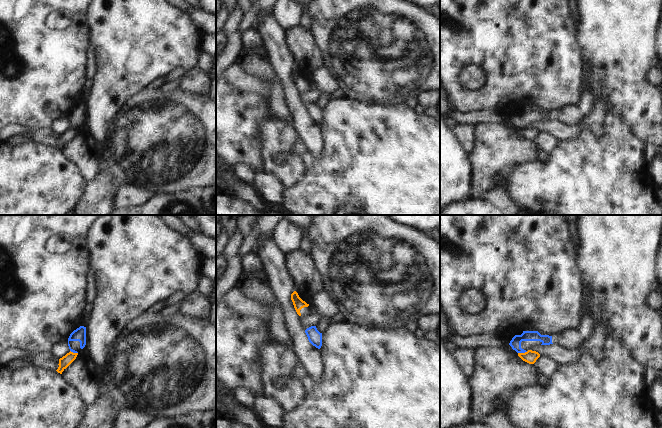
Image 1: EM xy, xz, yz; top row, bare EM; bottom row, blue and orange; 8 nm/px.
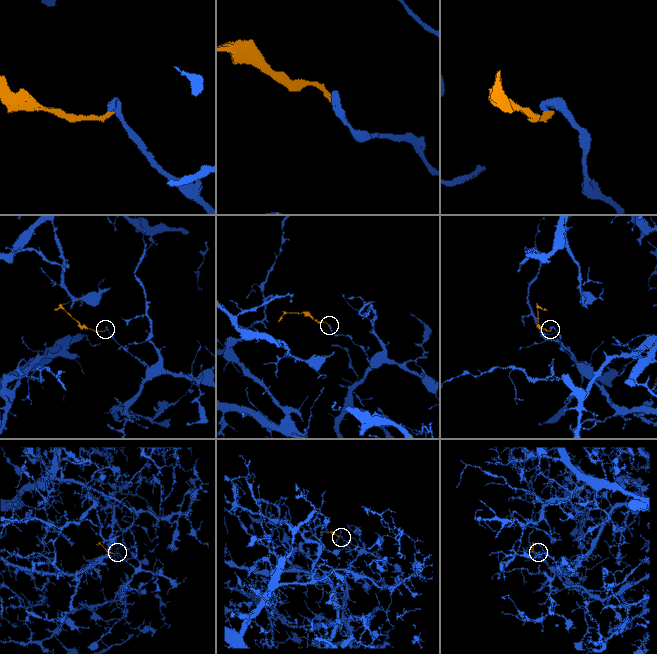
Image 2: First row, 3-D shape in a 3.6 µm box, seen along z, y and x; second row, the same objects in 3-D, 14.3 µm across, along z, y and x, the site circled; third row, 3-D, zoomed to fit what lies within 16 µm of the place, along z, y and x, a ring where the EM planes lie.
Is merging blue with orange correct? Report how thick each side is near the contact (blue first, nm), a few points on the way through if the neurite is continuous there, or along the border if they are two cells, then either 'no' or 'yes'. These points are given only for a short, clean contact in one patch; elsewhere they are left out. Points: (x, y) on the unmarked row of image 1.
90 nm thick on the blue side, 100 nm on the other; border along yz (527, 127), (518, 129); no

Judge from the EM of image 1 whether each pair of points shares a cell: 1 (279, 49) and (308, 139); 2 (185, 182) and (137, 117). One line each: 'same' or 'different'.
1: same
2: same

